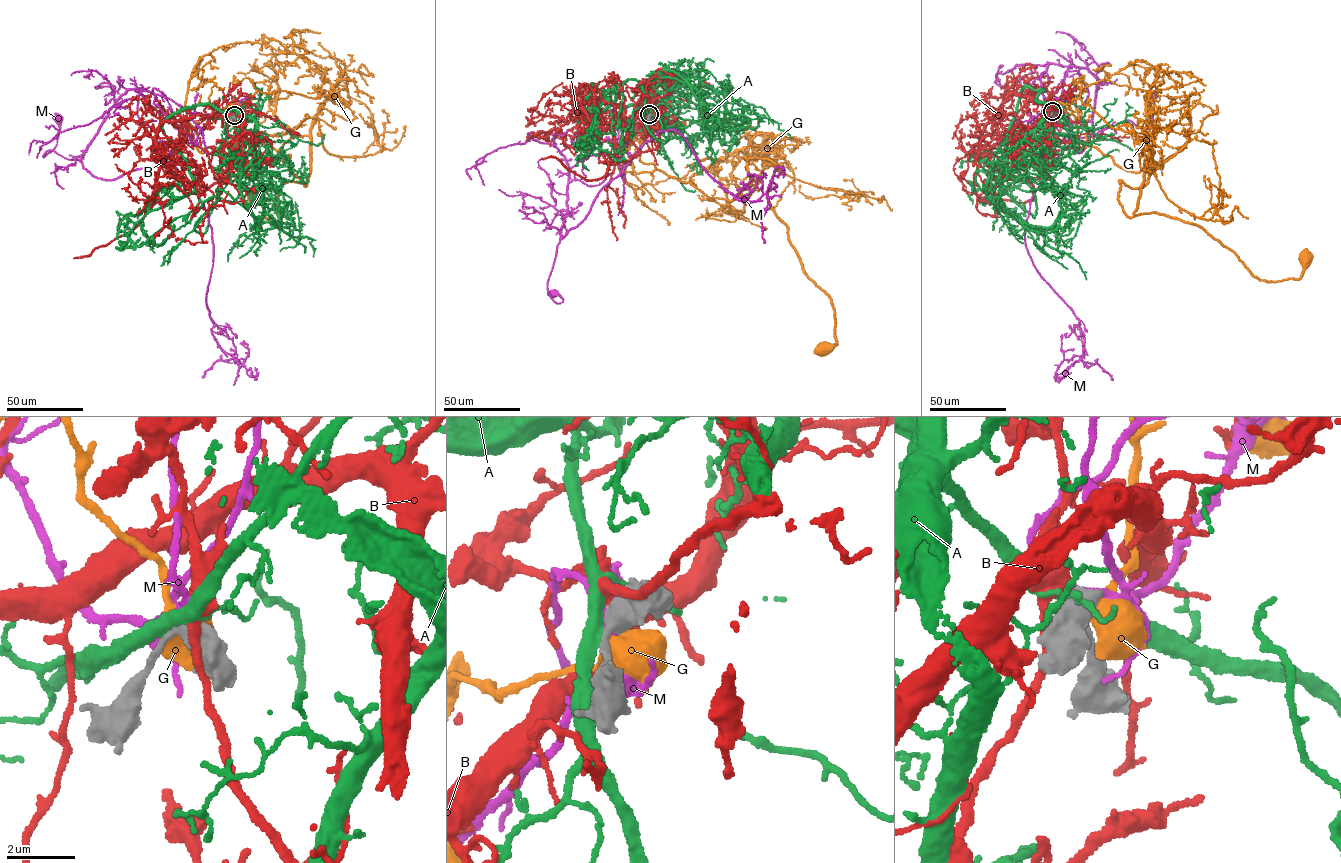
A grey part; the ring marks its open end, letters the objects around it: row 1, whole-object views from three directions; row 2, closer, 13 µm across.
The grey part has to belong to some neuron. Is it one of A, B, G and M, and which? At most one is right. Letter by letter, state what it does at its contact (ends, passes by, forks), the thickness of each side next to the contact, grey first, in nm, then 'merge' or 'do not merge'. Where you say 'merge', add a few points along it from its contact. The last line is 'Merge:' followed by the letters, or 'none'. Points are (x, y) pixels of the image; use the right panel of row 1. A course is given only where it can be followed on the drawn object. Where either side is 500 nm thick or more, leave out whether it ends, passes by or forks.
A: 500/400 nm | do not merge
B: it forks | 480/320 nm | do not merge
G: 500/550 nm | do not merge
M: it passes by | 480/190 nm | do not merge
Merge: none

